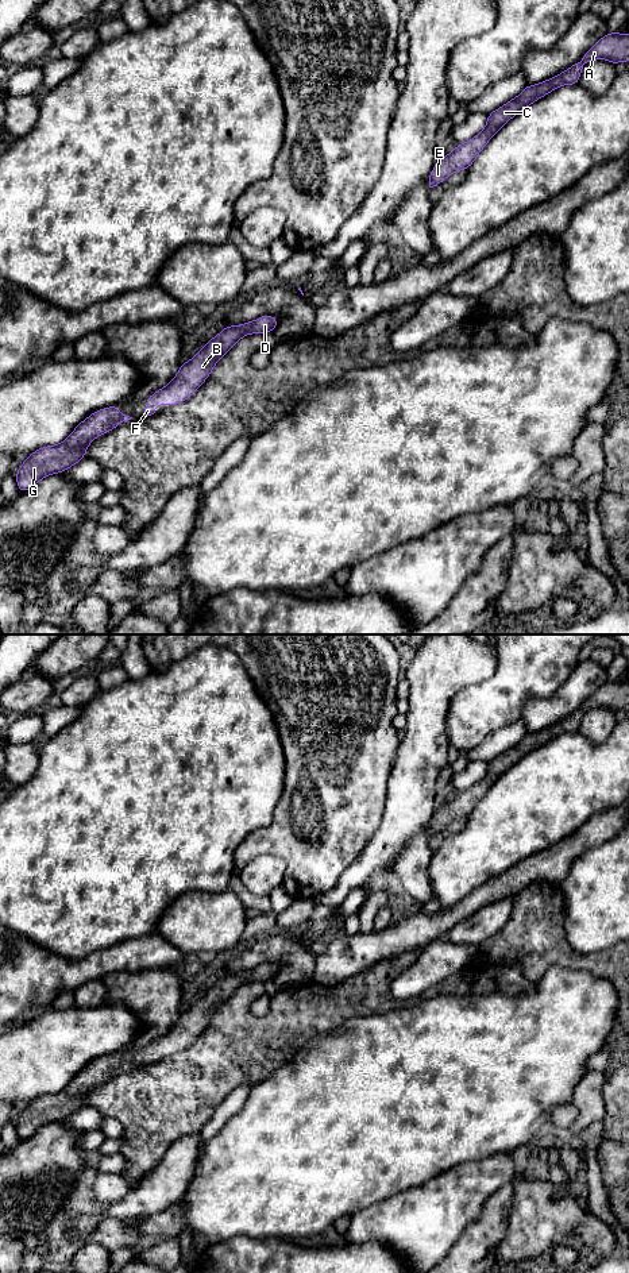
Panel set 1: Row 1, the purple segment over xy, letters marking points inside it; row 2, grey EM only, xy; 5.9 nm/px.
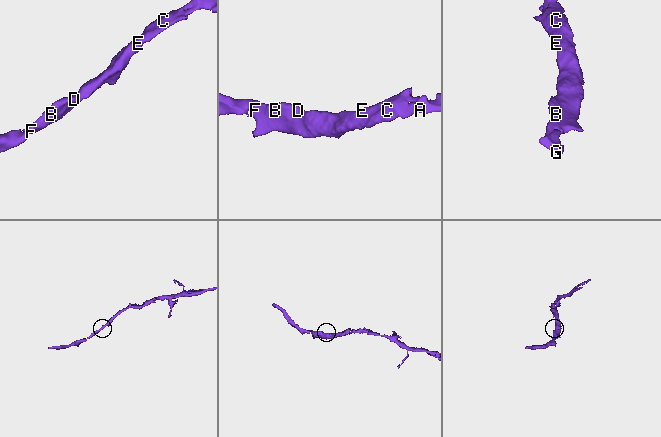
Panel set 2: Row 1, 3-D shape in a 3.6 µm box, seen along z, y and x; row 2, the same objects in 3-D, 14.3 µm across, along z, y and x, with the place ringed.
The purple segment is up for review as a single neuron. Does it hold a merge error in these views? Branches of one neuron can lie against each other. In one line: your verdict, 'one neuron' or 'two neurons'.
one neuron

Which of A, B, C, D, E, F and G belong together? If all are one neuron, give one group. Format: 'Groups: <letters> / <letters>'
Groups: A B C D E F G

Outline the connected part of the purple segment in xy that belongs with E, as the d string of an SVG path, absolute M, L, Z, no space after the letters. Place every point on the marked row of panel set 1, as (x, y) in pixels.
M607 32L590 47L578 63L540 84L526 85L524 90L487 115L486 127L472 139L458 144L433 166L429 188L441 185L454 171L467 170L490 139L522 109L563 85L578 85L583 65L595 59L618 62L629 61L629 34Z

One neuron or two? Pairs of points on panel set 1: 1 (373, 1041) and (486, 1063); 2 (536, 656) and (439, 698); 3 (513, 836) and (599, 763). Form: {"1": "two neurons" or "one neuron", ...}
{"1": "one neuron", "2": "two neurons", "3": "one neuron"}

